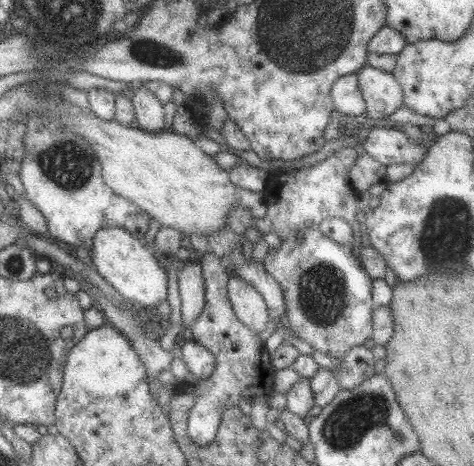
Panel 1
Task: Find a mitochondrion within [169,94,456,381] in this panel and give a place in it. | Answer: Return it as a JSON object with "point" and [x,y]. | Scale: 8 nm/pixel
{"point":[324,297]}

